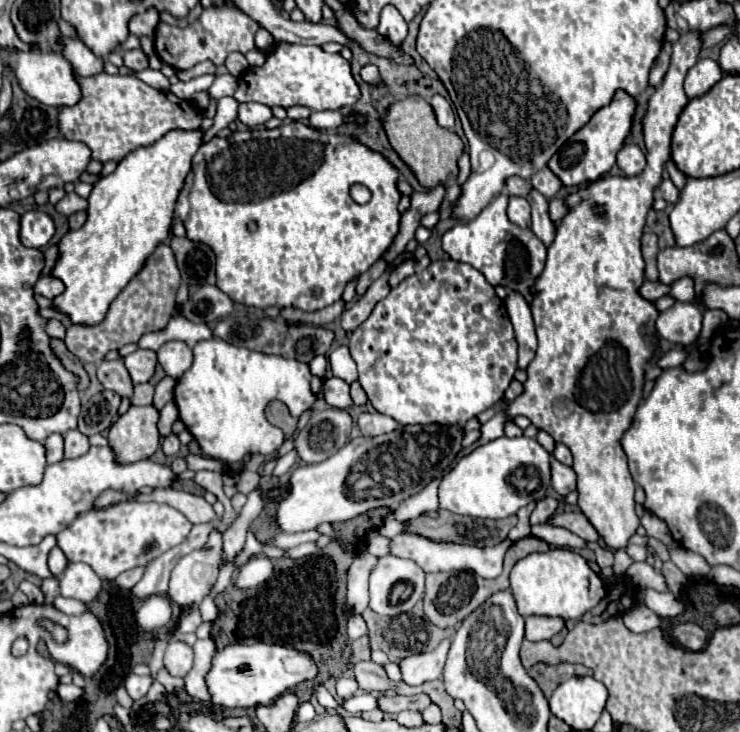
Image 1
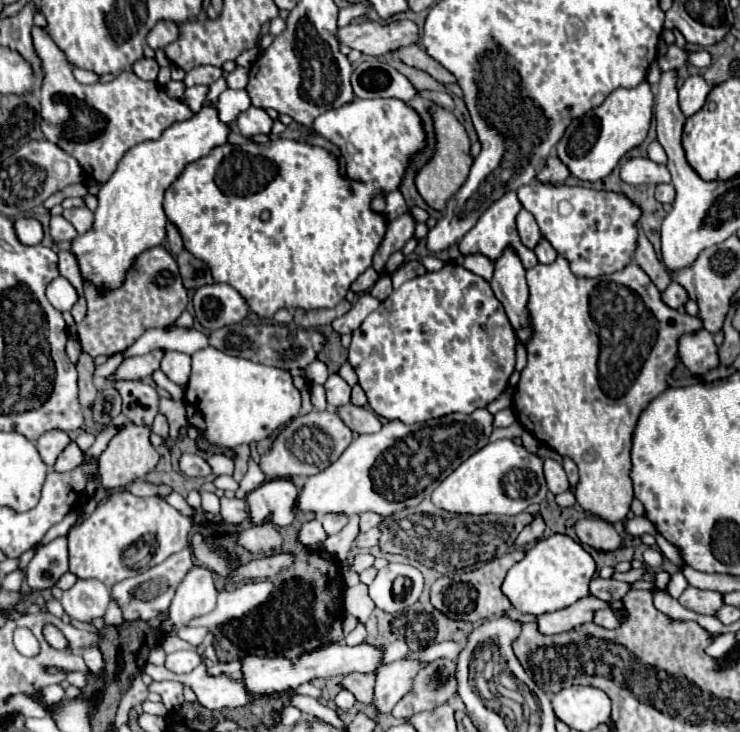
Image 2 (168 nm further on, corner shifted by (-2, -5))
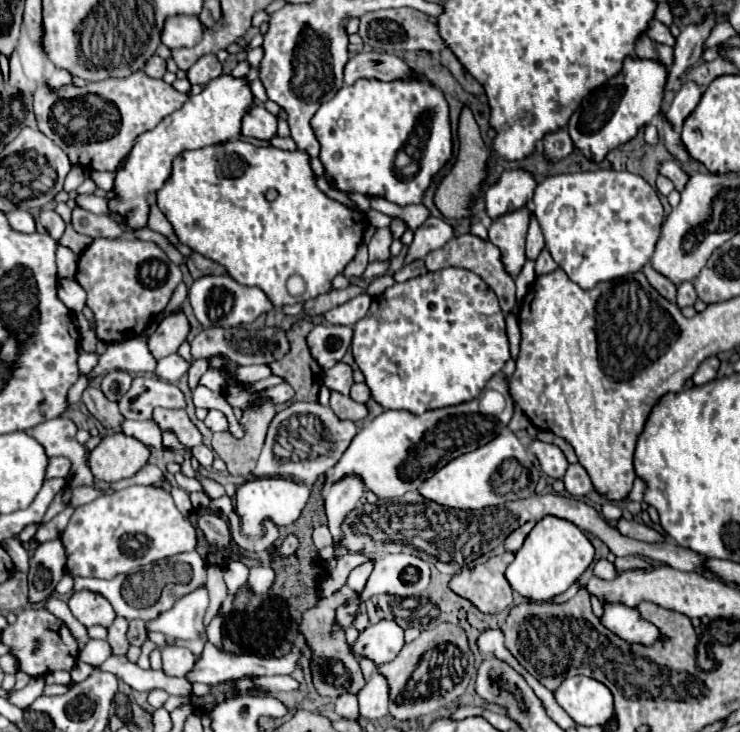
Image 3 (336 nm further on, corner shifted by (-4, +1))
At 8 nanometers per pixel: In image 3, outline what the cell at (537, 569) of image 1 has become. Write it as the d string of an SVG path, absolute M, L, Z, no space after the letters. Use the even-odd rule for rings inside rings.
M546 515L528 533L526 543L516 553L516 559L506 569L506 579L514 591L530 601L550 601L564 593L592 563L594 547L586 533L566 519Z

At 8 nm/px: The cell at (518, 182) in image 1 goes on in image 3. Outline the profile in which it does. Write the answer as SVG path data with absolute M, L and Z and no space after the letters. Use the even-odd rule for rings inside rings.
M598 169L548 177L538 183L532 207L552 259L582 289L642 271L664 221L658 193L640 175L628 171Z

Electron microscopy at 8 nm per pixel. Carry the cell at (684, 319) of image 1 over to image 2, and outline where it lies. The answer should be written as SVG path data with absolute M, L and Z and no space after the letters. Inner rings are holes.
M706 329L684 333L678 341L678 355L694 375L718 367L718 347Z

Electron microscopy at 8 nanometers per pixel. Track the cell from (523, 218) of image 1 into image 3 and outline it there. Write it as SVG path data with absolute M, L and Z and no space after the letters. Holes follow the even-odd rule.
M532 217L530 227L528 227L528 237L526 237L526 257L536 259L542 249L544 249L544 237L542 237L536 217Z

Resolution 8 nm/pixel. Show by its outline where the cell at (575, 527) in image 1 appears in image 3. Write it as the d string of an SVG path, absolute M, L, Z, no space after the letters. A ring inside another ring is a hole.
M620 519L618 521L618 529L620 529L622 535L628 535L628 537L638 539L638 541L646 541L646 543L662 543L664 541L664 537L656 529L644 525L644 523Z

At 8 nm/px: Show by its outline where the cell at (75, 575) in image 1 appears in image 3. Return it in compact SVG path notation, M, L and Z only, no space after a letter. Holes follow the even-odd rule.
M76 591L76 593L72 593L68 605L70 605L72 615L84 627L102 625L102 627L108 629L112 625L112 621L116 619L116 613L110 607L108 599L104 599L98 593L92 593L92 591Z

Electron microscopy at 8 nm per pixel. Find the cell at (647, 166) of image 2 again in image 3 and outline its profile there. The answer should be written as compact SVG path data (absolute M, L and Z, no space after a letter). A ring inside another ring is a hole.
M664 161L660 167L660 173L666 175L674 183L676 191L684 191L688 175L686 175L686 171L682 171L682 165L678 161Z

